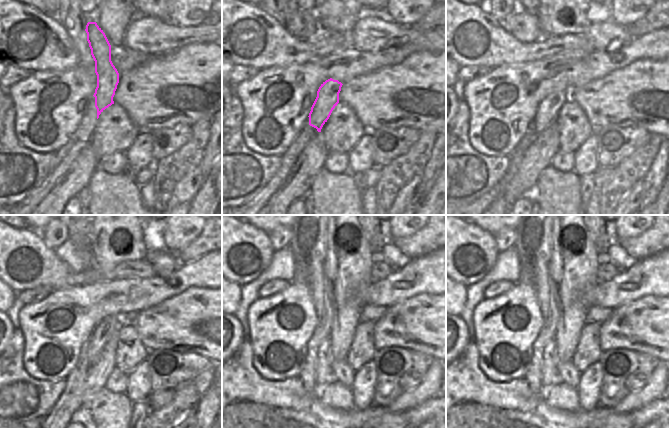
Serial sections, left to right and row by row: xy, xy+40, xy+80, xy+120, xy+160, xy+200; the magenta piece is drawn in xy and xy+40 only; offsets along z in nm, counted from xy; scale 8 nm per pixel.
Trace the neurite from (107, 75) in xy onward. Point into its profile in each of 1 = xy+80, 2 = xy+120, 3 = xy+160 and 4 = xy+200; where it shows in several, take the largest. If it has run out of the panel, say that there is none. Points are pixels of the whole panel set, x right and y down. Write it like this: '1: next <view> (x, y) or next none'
1: next xy+80 (548, 109)
2: next xy+120 (101, 333)
3: next xy+160 (325, 375)
4: next xy+200 (549, 375)

